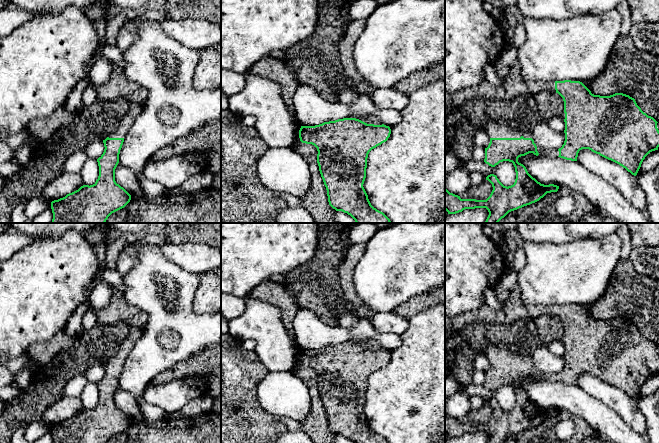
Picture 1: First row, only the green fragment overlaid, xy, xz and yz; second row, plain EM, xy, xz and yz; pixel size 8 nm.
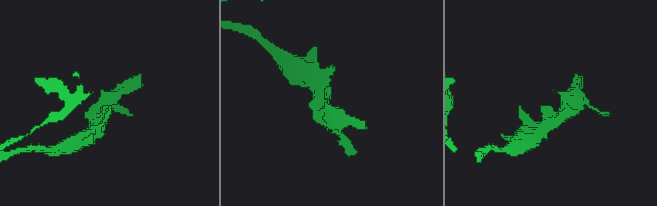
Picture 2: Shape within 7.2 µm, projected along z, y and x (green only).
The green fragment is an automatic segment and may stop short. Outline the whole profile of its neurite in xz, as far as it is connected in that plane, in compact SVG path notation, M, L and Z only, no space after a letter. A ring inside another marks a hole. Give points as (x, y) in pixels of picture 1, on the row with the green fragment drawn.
M343 118L315 126L301 126L302 143L317 148L317 163L329 205L350 215L356 223L391 223L374 208L363 187L369 152L386 142L391 129Z

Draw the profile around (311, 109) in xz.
M300 84L293 96L295 118L301 126L315 126L354 115L376 116L382 124L393 126L402 120L398 110L378 110L371 95L364 93L353 104L325 101L311 86Z

